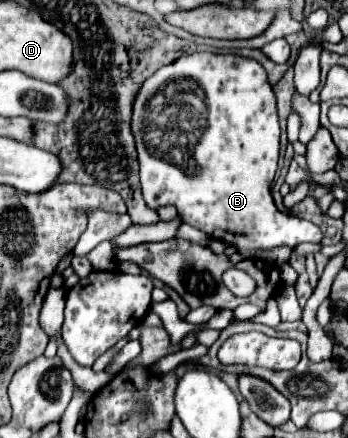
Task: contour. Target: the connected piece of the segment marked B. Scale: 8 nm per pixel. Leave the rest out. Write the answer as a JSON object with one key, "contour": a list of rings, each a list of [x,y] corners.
{"contour":[[[211,52],[183,54],[145,80],[135,98],[131,128],[139,152],[143,198],[151,208],[157,210],[163,204],[177,206],[179,216],[187,224],[233,244],[245,256],[283,244],[295,248],[301,242],[321,242],[324,234],[319,226],[305,218],[283,214],[273,204],[271,182],[279,160],[279,120],[273,88],[257,60]]]}

